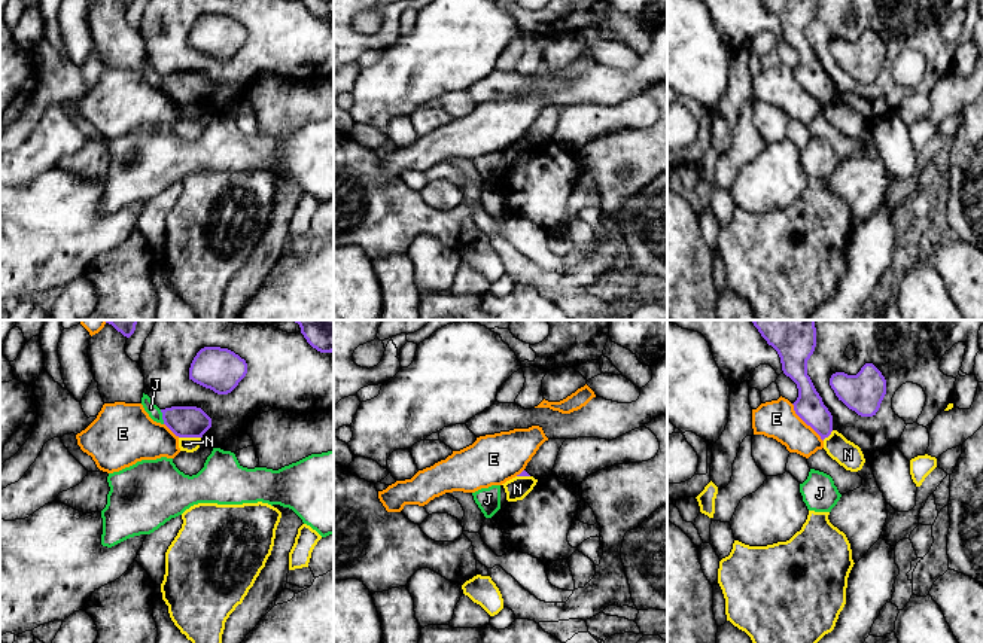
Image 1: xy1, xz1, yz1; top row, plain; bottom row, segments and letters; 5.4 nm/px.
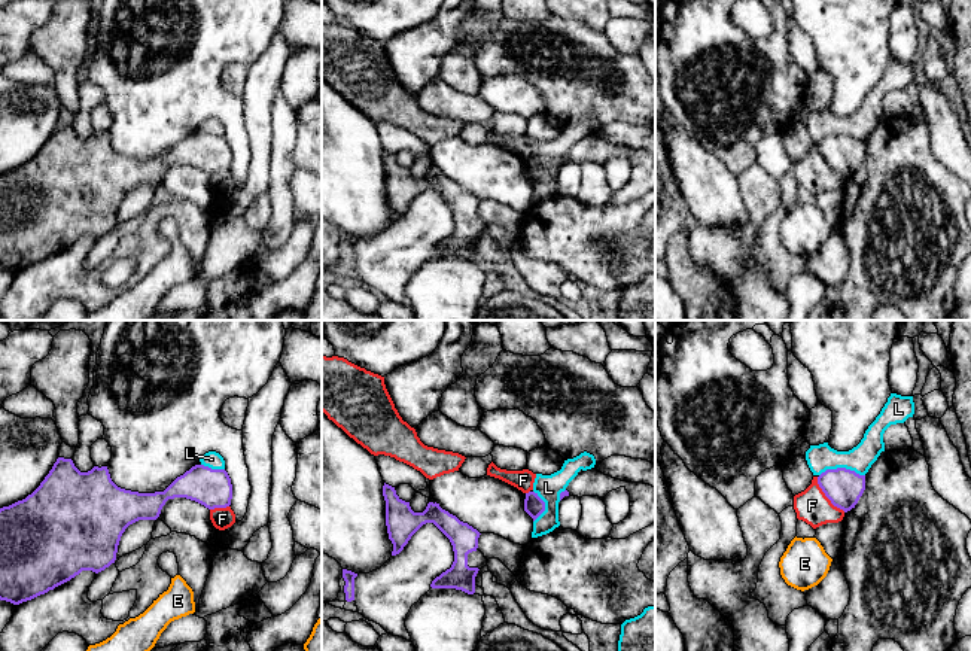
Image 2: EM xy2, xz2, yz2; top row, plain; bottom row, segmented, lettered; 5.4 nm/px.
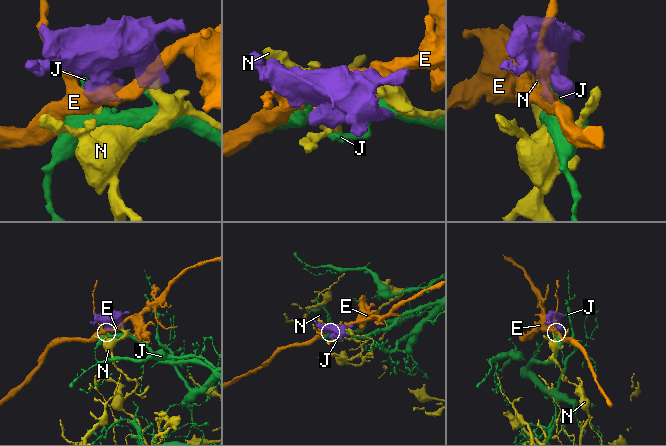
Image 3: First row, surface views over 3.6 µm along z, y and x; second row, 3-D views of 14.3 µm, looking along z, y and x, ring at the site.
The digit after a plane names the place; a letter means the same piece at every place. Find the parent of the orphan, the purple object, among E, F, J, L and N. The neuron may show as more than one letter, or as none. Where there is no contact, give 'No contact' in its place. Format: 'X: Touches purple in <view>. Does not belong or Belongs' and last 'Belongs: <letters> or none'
E: Touches purple in yz1. Does not belong
F: Touches purple in yz2. Does not belong
J: Touches purple in xy1. Does not belong
L: Touches purple in yz2. Does not belong
N: Touches purple in xy1. Does not belong
Belongs: none

